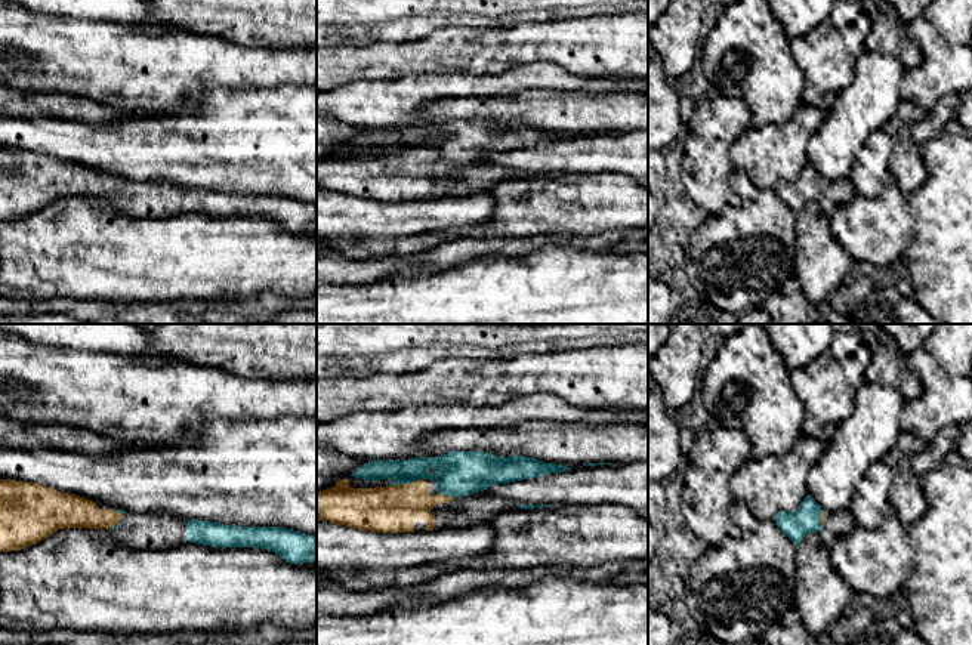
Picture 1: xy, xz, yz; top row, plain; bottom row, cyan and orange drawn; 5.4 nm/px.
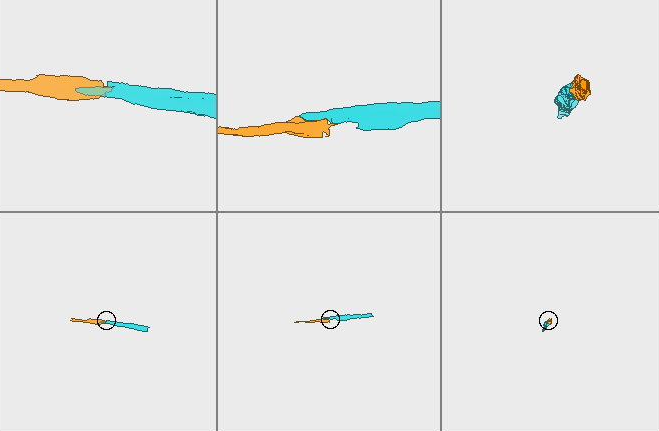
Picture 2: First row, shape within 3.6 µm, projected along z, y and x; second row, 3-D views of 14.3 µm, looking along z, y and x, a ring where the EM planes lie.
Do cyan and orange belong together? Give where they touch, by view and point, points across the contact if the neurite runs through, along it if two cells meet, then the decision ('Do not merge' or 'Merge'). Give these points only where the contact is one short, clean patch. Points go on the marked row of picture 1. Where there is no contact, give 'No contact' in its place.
Touches cyan at xz (407, 483). Merge

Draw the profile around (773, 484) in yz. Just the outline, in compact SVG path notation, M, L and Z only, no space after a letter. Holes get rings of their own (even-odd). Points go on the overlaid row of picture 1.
M800 433L793 450L783 457L768 456L762 460L752 457L729 479L734 500L743 500L760 521L774 519L781 510L796 512L808 496L808 473L823 456L824 448L826 444L820 439Z

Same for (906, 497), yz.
M910 459L897 463L897 475L889 488L889 507L892 507L905 528L919 521L926 512L920 476L913 470Z

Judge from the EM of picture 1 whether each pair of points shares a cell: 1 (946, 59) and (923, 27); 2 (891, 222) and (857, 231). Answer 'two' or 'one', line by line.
1: one
2: one

